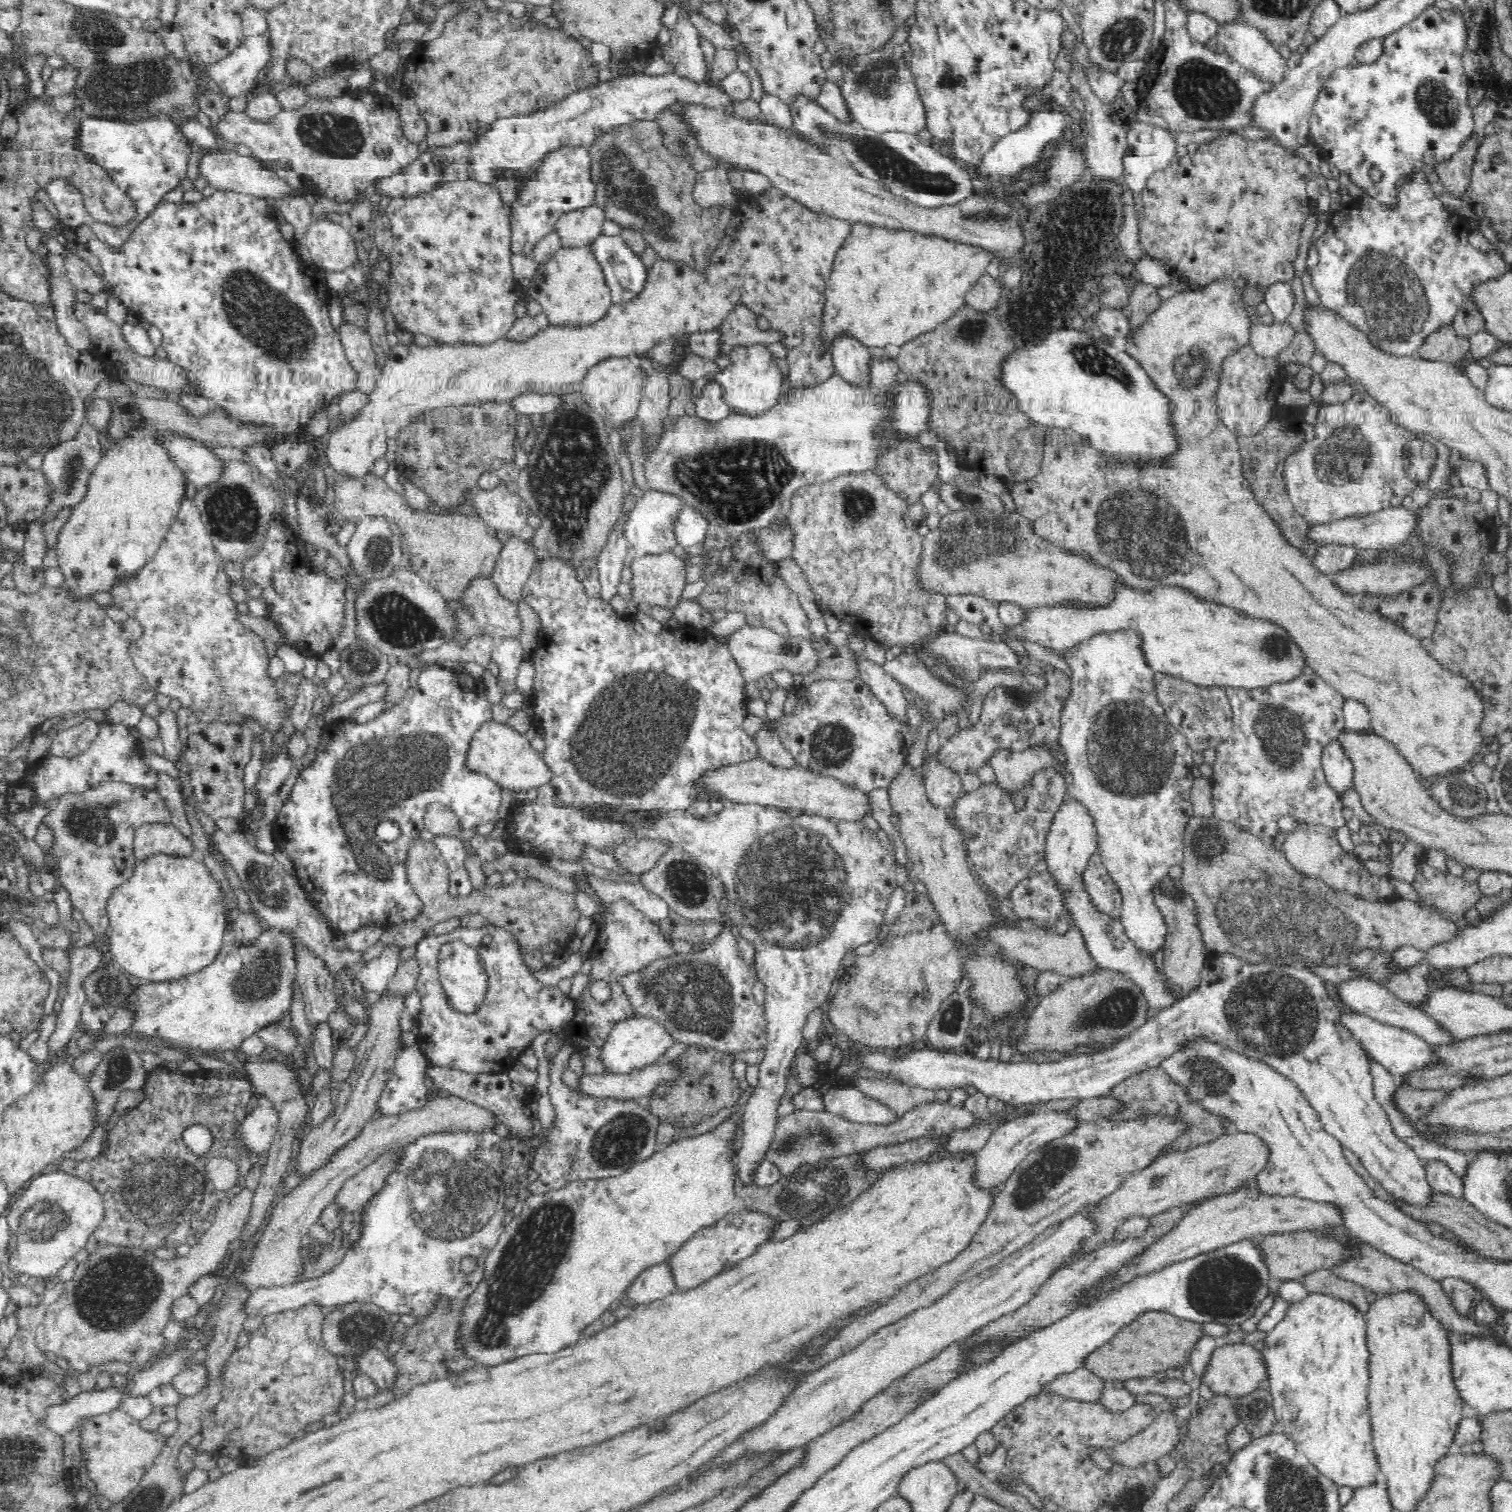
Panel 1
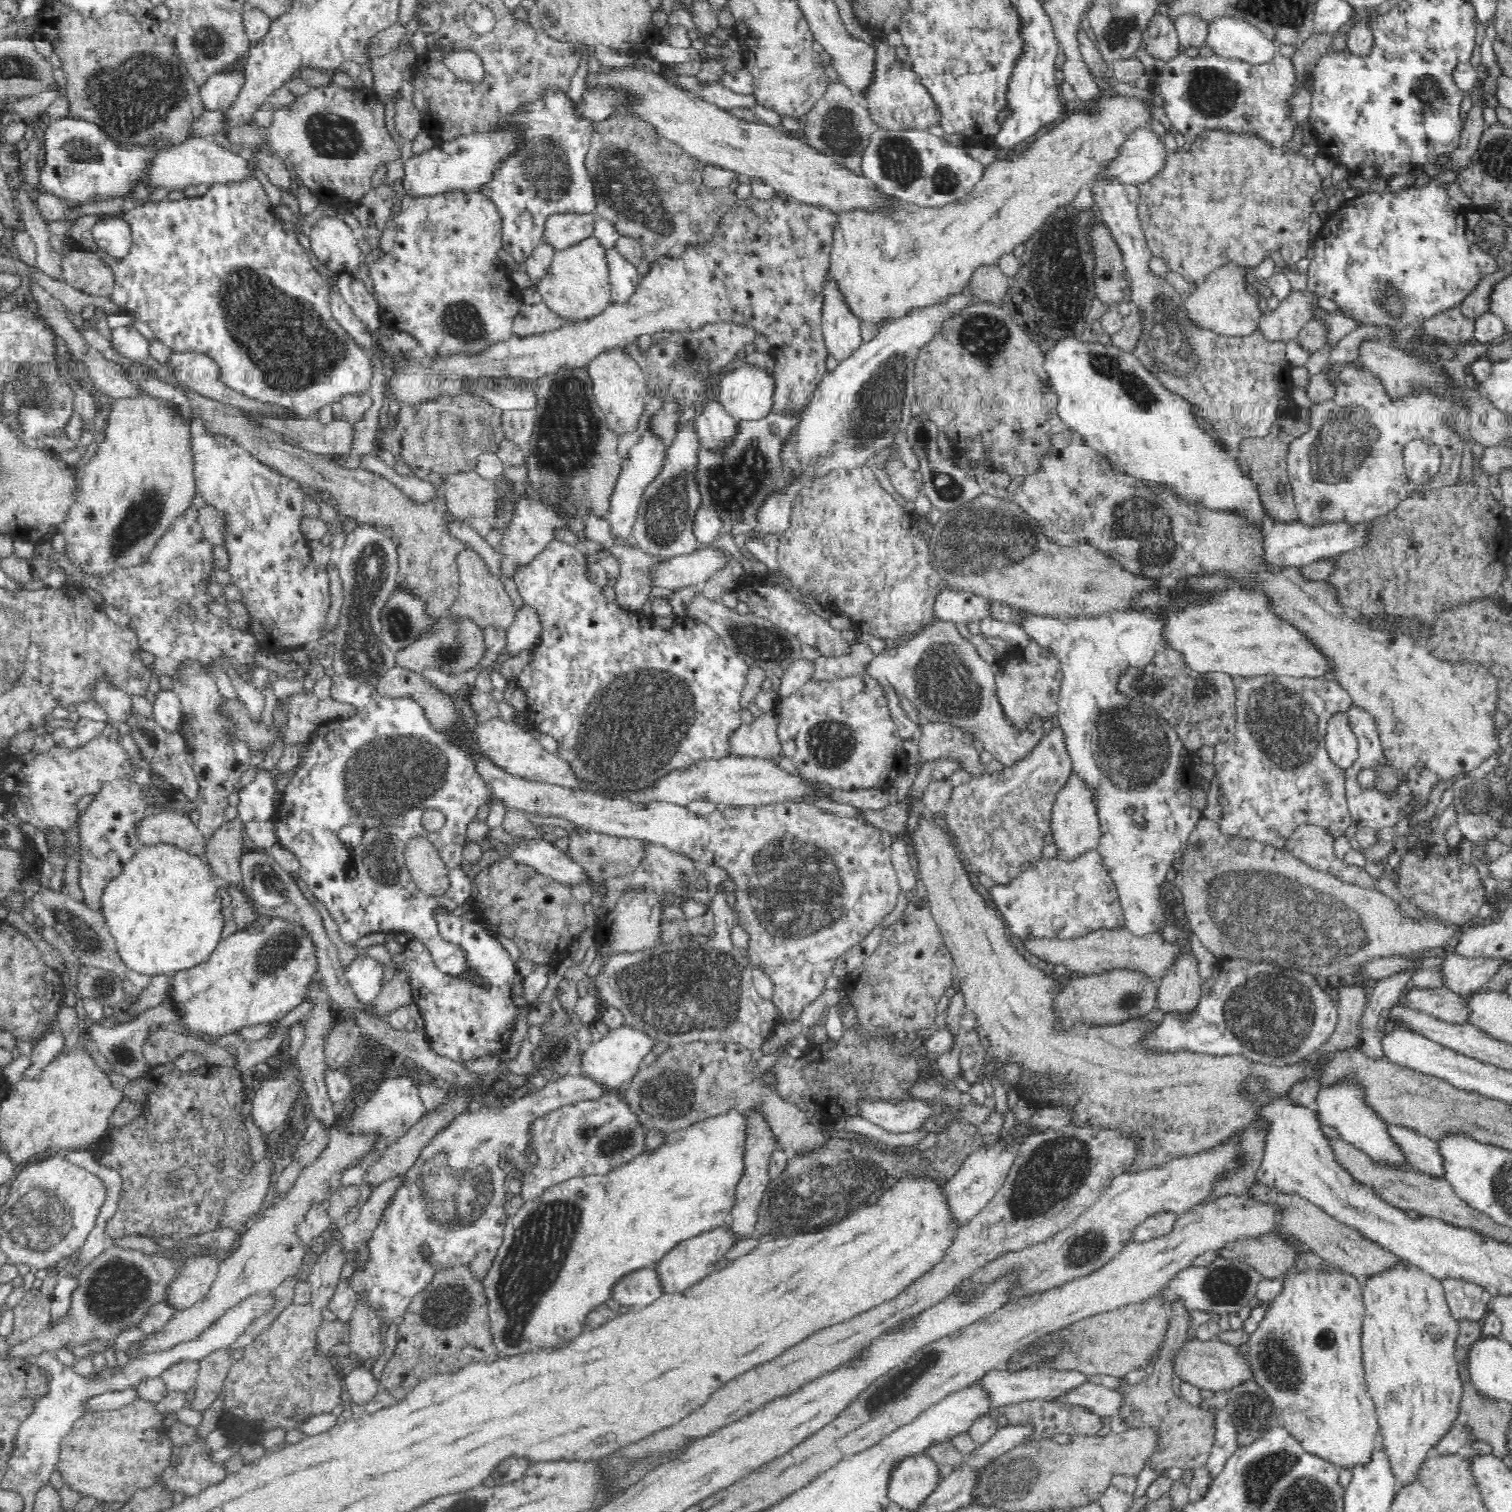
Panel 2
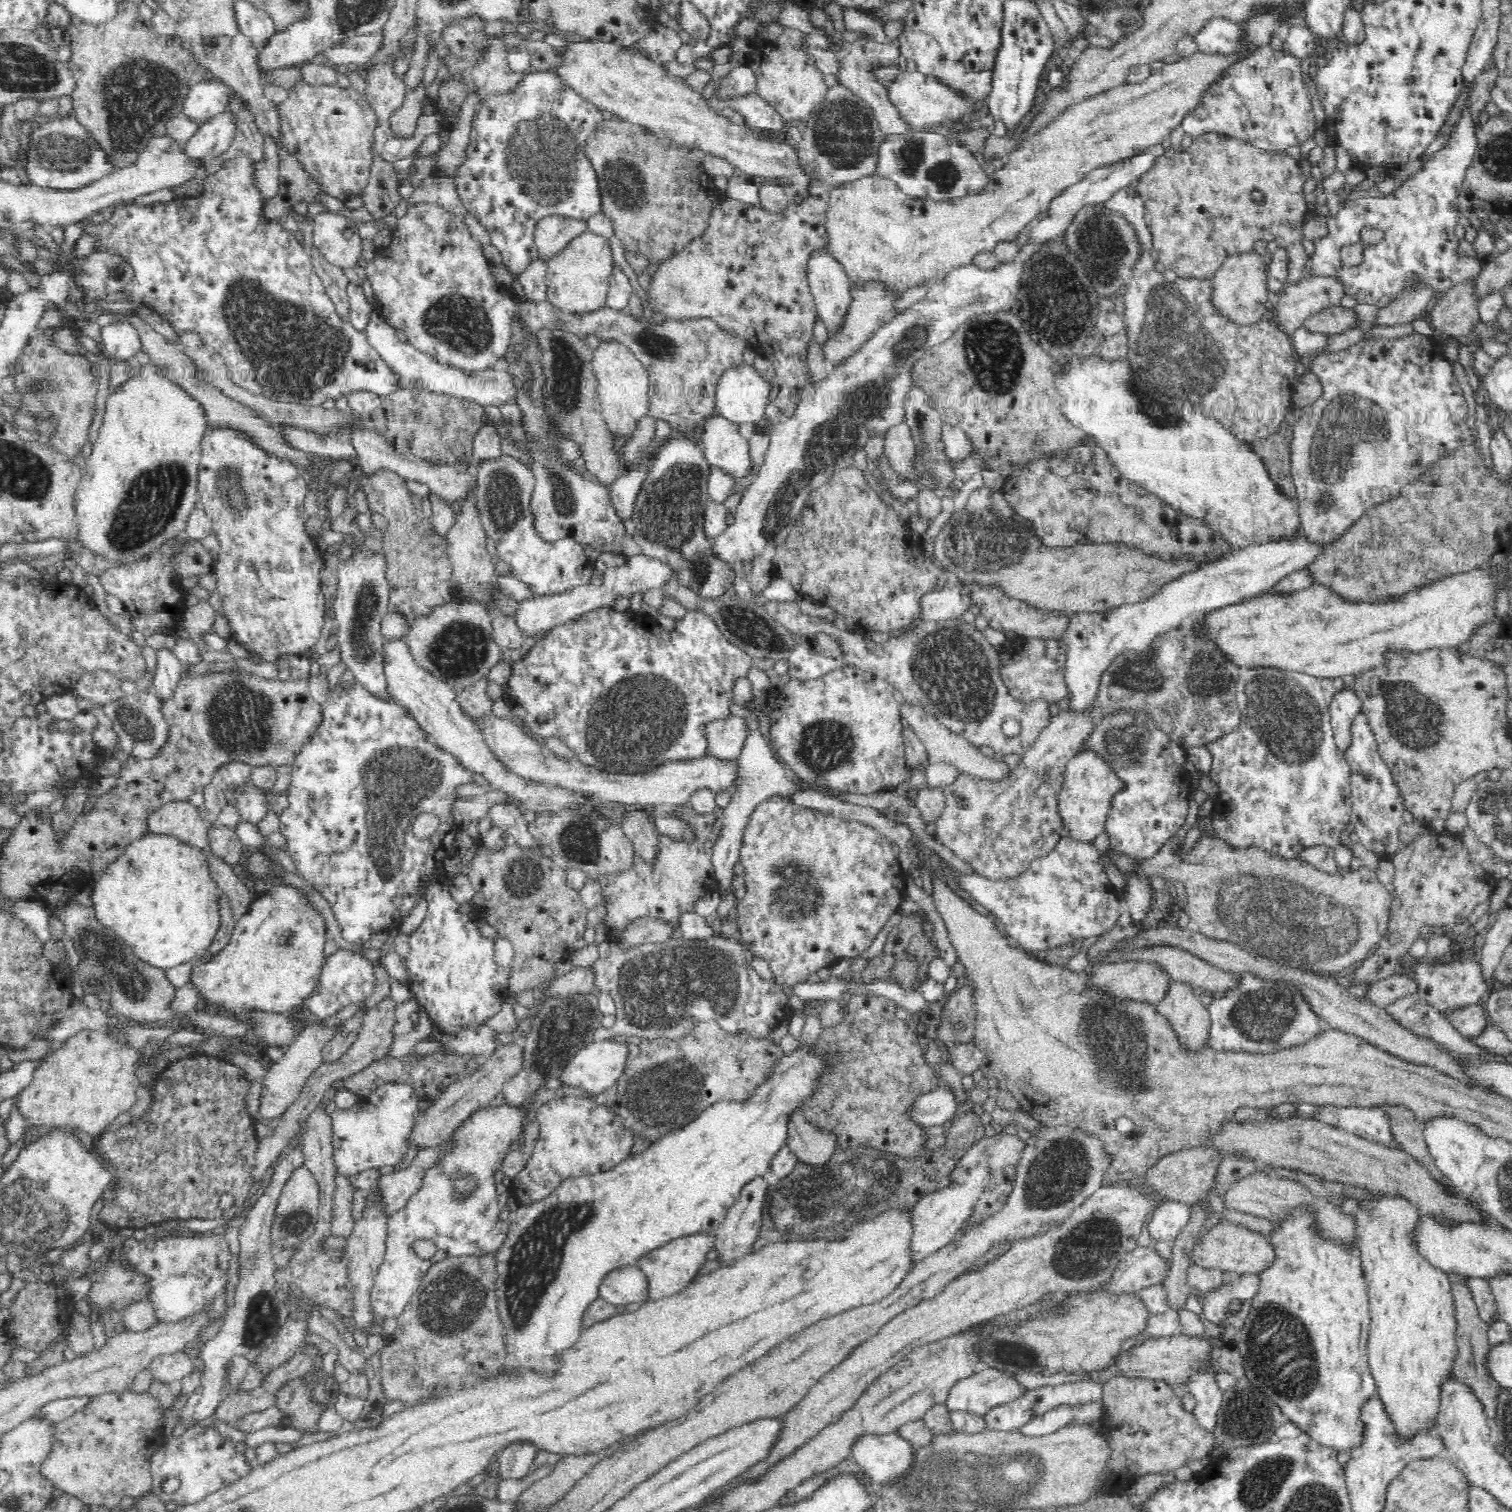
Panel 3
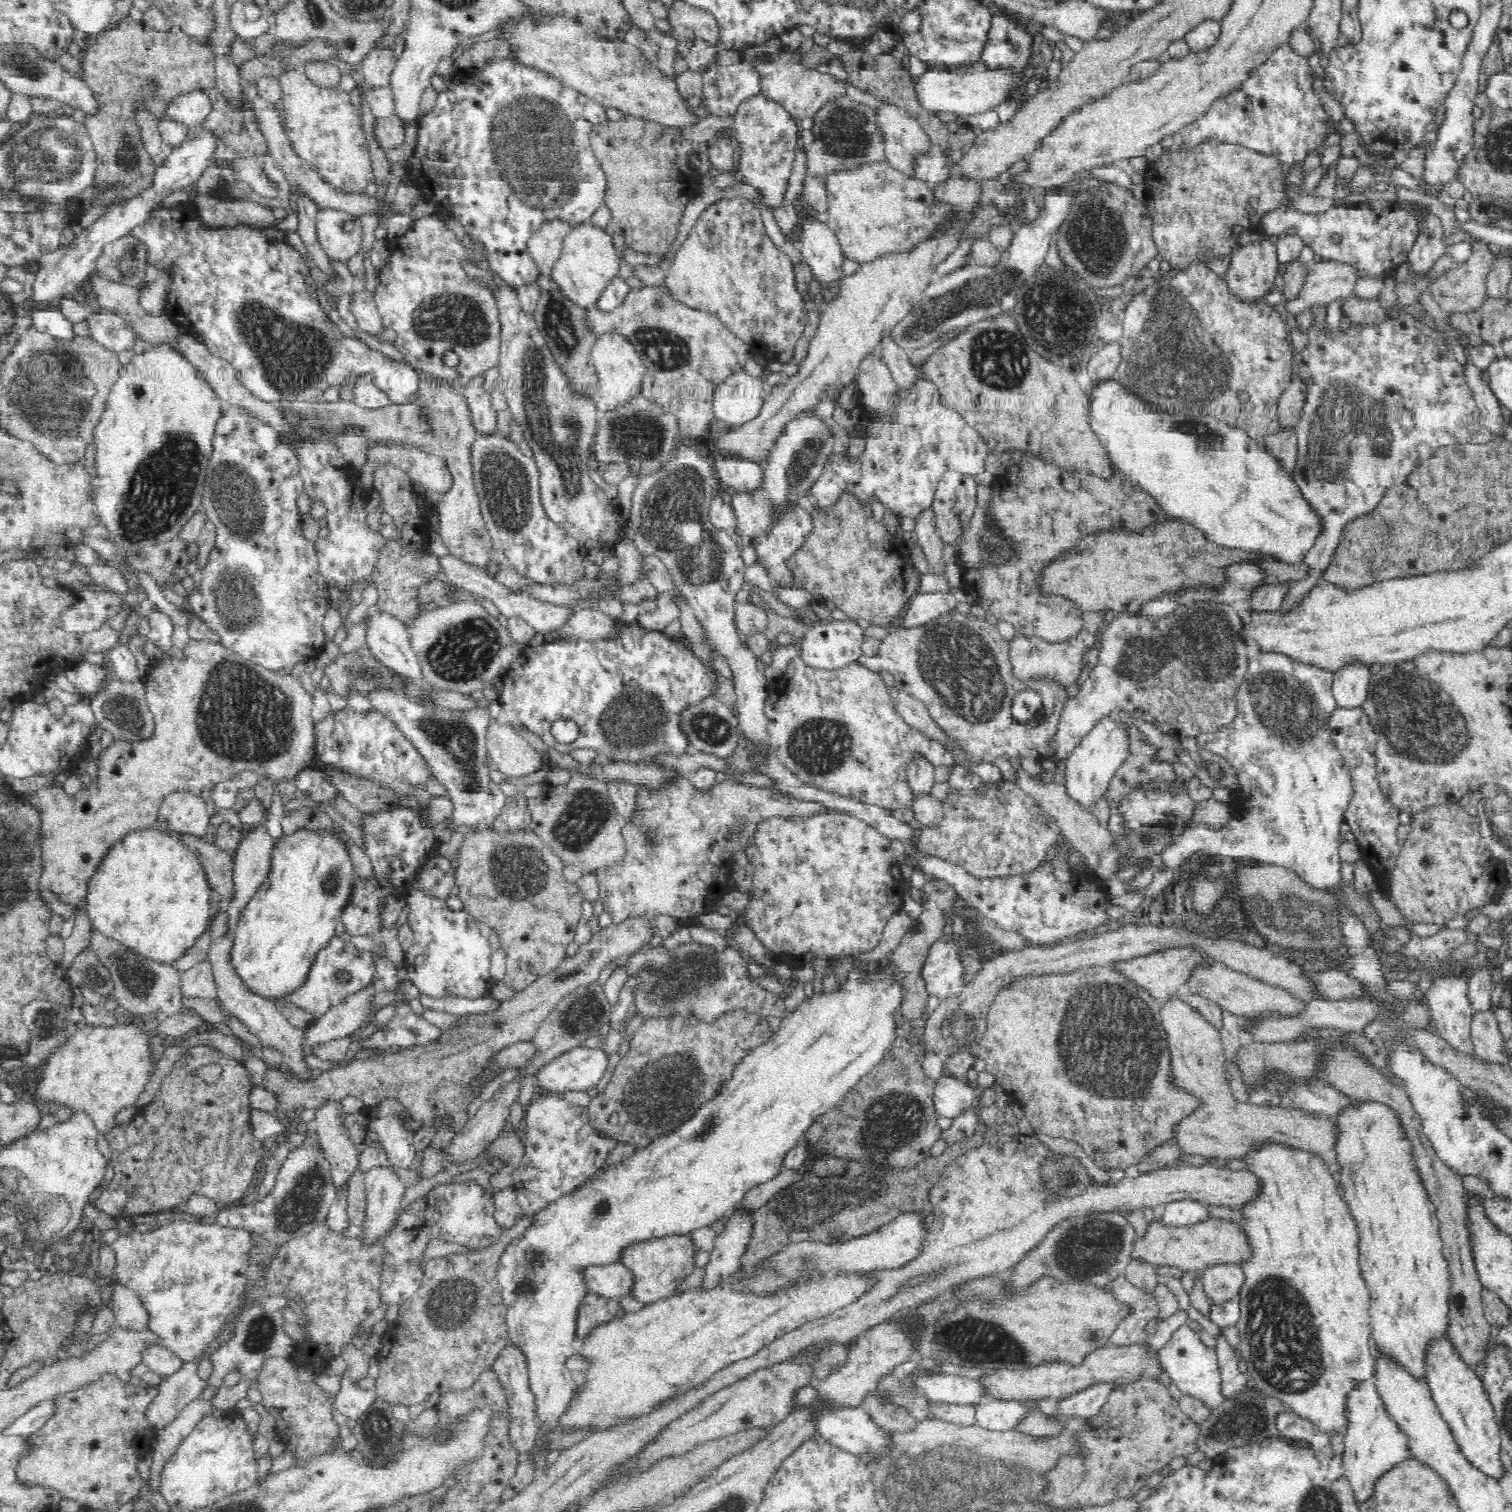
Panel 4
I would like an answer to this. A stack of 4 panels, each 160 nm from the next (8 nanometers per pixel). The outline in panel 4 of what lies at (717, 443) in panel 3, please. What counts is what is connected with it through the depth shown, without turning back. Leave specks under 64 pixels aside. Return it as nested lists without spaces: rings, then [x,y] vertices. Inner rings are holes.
[[[716,455],[713,463],[718,473],[720,486],[730,486],[740,493],[760,491],[765,480],[762,466],[740,459],[722,459]]]

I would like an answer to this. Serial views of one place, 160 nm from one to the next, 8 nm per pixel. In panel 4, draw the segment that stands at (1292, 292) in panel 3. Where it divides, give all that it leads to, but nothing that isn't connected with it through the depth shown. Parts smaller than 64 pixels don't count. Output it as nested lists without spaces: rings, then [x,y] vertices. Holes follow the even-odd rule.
[[[1317,259],[1308,265],[1298,298],[1286,300],[1283,305],[1290,314],[1311,308],[1313,304],[1330,305],[1352,296],[1359,278],[1360,271],[1354,263]]]

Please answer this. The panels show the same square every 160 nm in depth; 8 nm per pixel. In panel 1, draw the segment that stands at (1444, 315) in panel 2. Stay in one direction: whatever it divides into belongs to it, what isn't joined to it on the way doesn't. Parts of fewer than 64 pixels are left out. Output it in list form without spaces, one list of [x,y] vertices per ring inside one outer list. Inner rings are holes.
[[[1448,323],[1440,325],[1434,332],[1425,336],[1417,355],[1426,360],[1459,364],[1468,352],[1469,337],[1458,335],[1453,323]]]

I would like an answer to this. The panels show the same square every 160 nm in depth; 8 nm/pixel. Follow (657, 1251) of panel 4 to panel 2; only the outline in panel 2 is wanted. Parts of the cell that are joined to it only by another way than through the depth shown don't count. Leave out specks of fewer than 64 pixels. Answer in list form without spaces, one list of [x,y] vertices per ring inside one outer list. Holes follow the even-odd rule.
[[[725,1225],[675,1244],[674,1248],[671,1248],[652,1266],[659,1278],[661,1289],[666,1294],[672,1294],[680,1293],[689,1286],[695,1285],[699,1280],[708,1276],[714,1270],[714,1267],[719,1265],[718,1260],[724,1262],[724,1254],[737,1242],[735,1234]]]

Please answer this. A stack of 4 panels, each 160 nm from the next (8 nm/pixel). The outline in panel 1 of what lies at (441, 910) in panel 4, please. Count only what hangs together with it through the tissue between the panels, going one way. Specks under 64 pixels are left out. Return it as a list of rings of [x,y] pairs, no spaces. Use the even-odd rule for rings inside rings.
[[[492,925],[482,928],[458,928],[454,932],[434,936],[431,933],[424,936],[416,946],[416,964],[418,965],[418,980],[416,992],[420,996],[421,1011],[417,1016],[419,1024],[418,1046],[425,1057],[434,1066],[448,1066],[458,1068],[468,1073],[495,1073],[508,1071],[519,1060],[524,1050],[531,1046],[530,1042],[546,1030],[558,1031],[564,1021],[570,1021],[576,1013],[577,1004],[568,996],[562,994],[558,987],[544,985],[532,976],[530,968],[523,961],[520,945],[516,939],[502,929]],[[454,940],[466,943],[468,947],[478,951],[479,958],[490,979],[490,989],[482,1006],[473,1013],[465,1013],[456,1009],[440,982],[437,960],[442,945]]]

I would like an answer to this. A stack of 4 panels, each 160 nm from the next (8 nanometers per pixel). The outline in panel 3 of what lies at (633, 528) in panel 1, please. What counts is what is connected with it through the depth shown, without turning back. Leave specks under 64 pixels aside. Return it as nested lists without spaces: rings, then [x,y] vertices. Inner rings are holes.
[[[673,434],[650,461],[648,474],[641,483],[640,492],[634,502],[631,520],[634,523],[634,544],[637,544],[636,548],[640,552],[656,557],[664,565],[668,565],[668,569],[676,573],[676,580],[682,587],[689,588],[701,598],[720,600],[731,595],[736,582],[736,572],[728,561],[718,557],[712,547],[712,538],[708,538],[704,532],[705,509],[710,502],[708,480],[711,470],[712,466],[707,462],[700,444],[690,442],[685,436]]]

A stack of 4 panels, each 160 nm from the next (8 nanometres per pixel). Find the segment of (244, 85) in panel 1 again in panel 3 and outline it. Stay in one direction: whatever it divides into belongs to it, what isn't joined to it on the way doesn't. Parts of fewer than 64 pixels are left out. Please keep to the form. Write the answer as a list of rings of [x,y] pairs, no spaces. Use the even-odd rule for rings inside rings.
[[[218,79],[200,81],[191,86],[181,113],[197,124],[206,122],[209,118],[226,112],[228,98],[234,96],[234,93]]]

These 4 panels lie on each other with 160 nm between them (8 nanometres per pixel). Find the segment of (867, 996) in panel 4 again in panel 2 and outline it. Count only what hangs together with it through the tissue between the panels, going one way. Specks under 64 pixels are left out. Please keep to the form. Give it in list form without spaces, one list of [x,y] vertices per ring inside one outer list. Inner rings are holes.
[[[730,1107],[726,1112],[715,1115],[704,1115],[699,1121],[690,1126],[666,1134],[661,1146],[653,1151],[644,1151],[632,1160],[614,1167],[603,1175],[575,1177],[562,1183],[553,1184],[546,1188],[542,1196],[532,1201],[524,1201],[519,1210],[507,1217],[503,1232],[503,1242],[497,1250],[496,1258],[483,1278],[486,1295],[488,1295],[488,1314],[490,1315],[490,1334],[492,1343],[496,1343],[498,1356],[510,1357],[539,1352],[547,1349],[558,1349],[564,1343],[570,1343],[581,1333],[582,1324],[586,1316],[610,1298],[611,1288],[619,1278],[632,1271],[652,1267],[675,1244],[698,1236],[703,1232],[723,1227],[727,1224],[729,1212],[735,1202],[735,1188],[744,1175],[744,1154],[746,1154],[746,1140],[748,1140],[748,1114]]]

